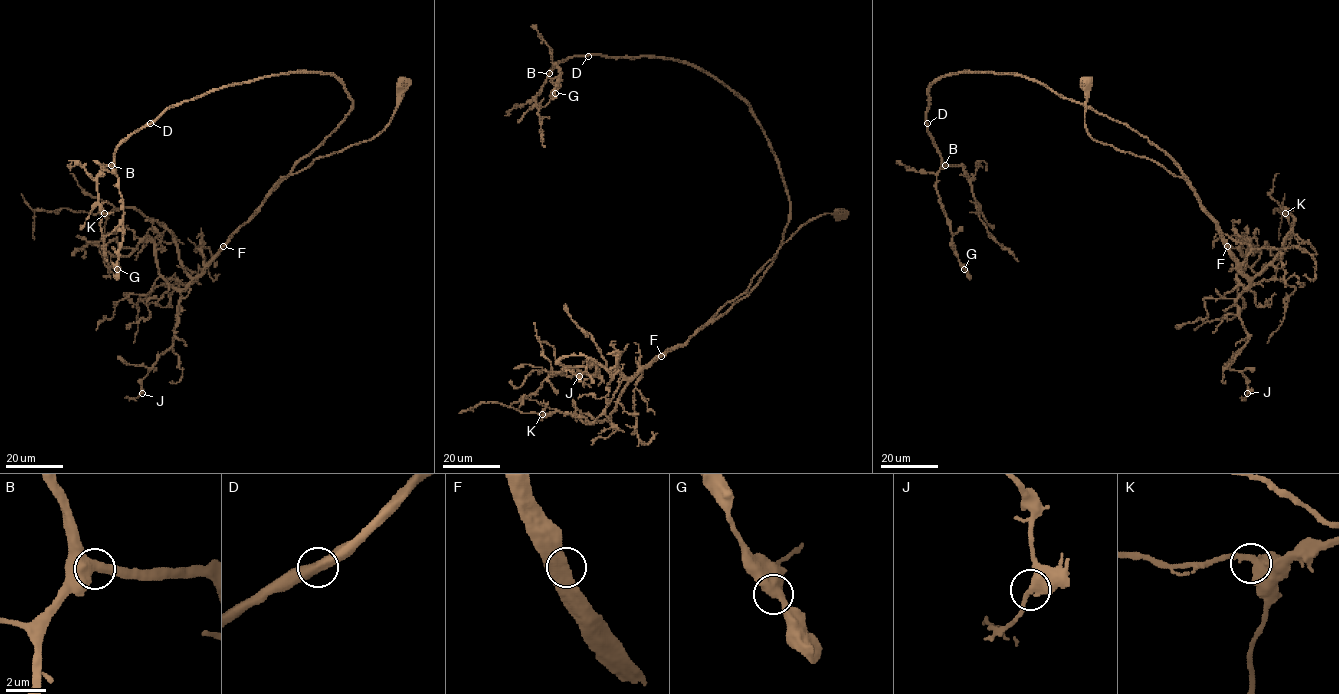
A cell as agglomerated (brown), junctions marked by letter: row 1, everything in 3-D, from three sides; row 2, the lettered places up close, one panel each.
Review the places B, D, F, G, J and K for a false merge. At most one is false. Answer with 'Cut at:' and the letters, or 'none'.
Cut at: none

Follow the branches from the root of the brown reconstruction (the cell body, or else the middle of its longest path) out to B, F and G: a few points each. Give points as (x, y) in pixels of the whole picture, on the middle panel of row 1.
B: (840, 214), (805, 223), (711, 321), (756, 285), (789, 220), (753, 111), (672, 60), (579, 54), (549, 73)
F: (840, 214), (839, 218), (824, 213), (805, 223), (743, 293), (728, 301), (684, 345), (661, 356)
G: (840, 214), (805, 223), (711, 321), (756, 285), (789, 220), (752, 108), (658, 57), (568, 57), (555, 93)

